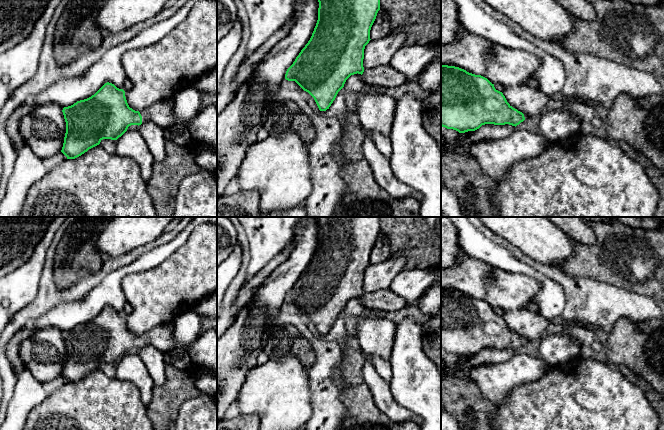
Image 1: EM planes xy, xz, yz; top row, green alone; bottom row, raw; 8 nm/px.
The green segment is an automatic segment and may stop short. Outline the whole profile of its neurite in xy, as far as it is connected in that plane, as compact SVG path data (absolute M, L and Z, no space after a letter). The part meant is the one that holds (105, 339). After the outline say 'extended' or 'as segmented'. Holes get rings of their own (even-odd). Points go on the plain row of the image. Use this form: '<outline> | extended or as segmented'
M105 307L91 321L64 331L62 336L66 346L66 357L61 376L67 383L75 383L89 373L97 370L103 363L117 364L131 349L141 349L152 345L164 353L176 349L173 343L174 322L159 325L144 335L135 335L129 331L125 315L112 307Z | extended

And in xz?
M317 217L317 223L319 232L316 250L308 267L287 293L285 303L295 305L304 315L308 316L314 322L320 335L329 333L338 316L344 311L346 304L357 297L362 299L365 308L369 310L394 312L412 306L390 288L373 293L363 291L364 273L371 264L370 254L380 234L379 217Z | extended

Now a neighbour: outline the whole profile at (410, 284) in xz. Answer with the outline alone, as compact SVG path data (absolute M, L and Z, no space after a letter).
M441 268L406 269L401 271L390 285L390 289L413 305L430 288L441 273Z

